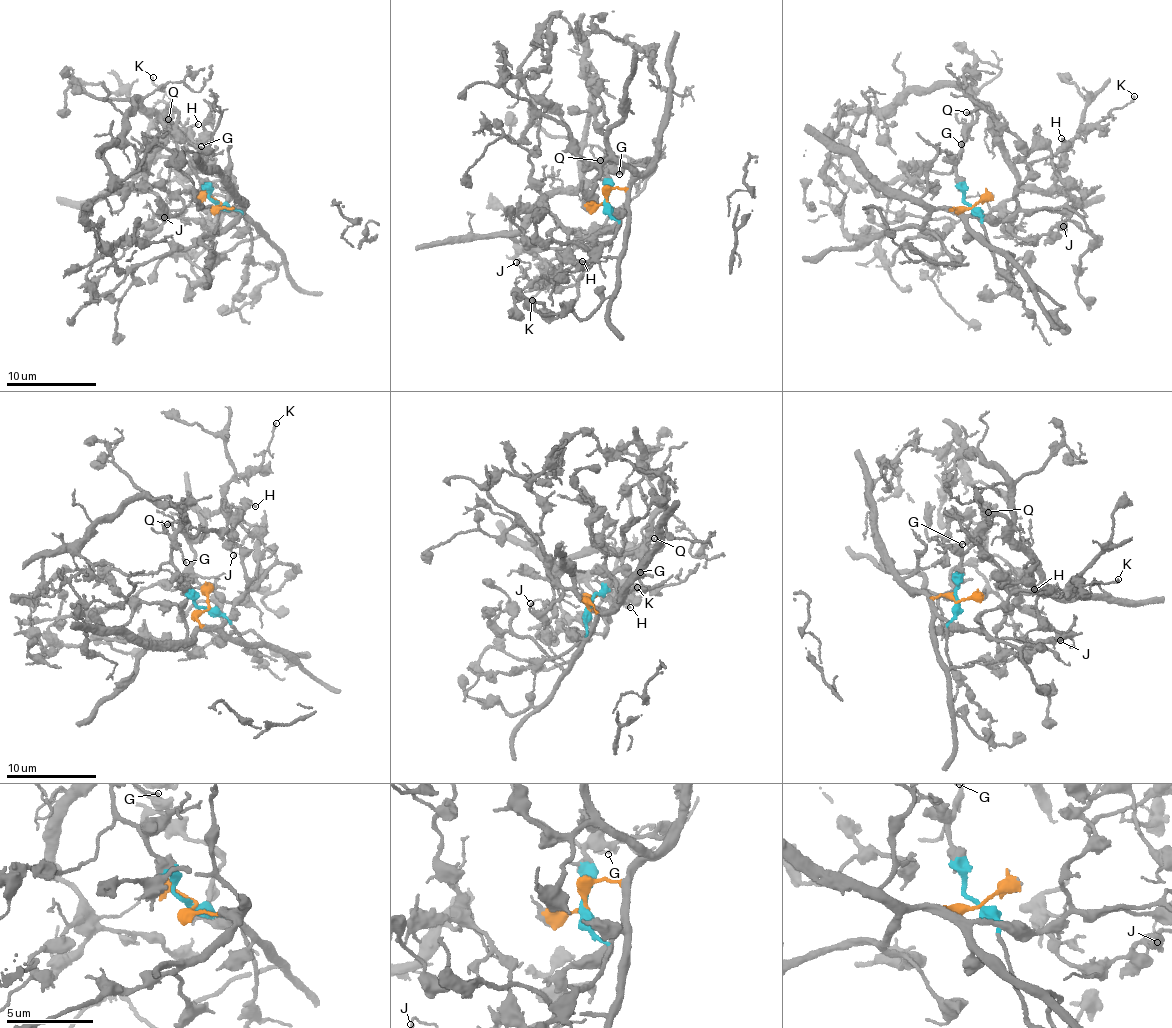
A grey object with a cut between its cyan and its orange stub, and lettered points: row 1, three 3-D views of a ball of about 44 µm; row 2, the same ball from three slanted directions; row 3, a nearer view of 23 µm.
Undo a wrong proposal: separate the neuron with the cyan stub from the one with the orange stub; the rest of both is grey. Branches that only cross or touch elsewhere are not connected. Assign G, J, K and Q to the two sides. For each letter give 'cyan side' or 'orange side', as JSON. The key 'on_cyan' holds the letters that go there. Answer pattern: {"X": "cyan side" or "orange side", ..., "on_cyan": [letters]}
{"G": "cyan side", "J": "cyan side", "K": "cyan side", "Q": "cyan side", "on_cyan": ["G", "J", "K", "Q"]}

